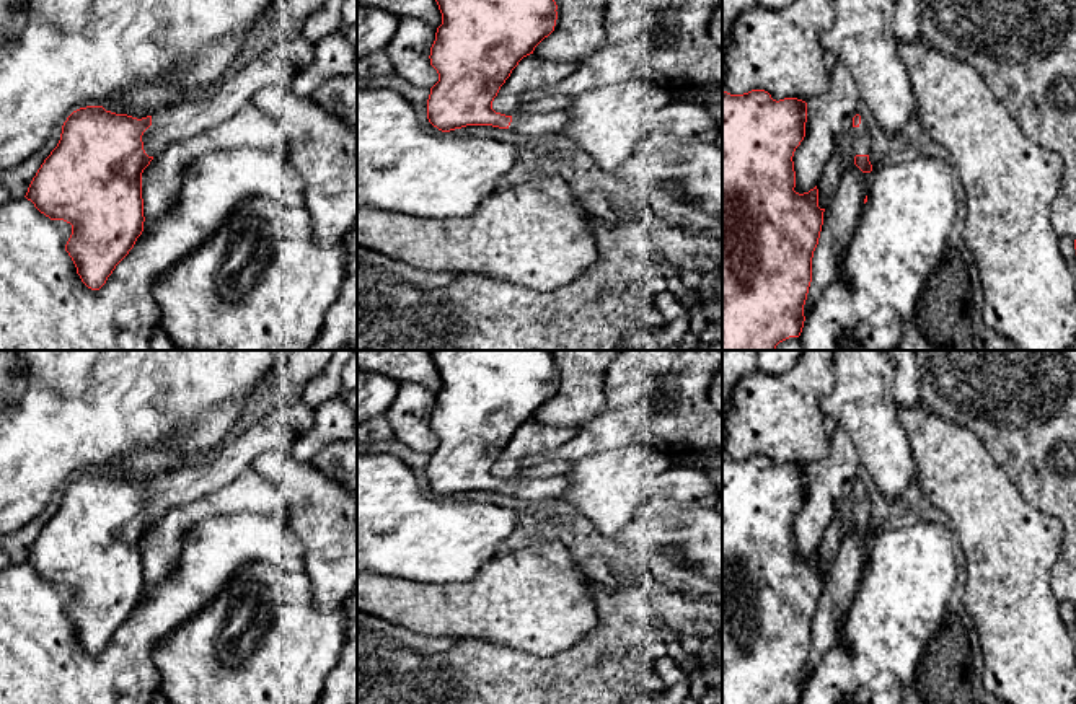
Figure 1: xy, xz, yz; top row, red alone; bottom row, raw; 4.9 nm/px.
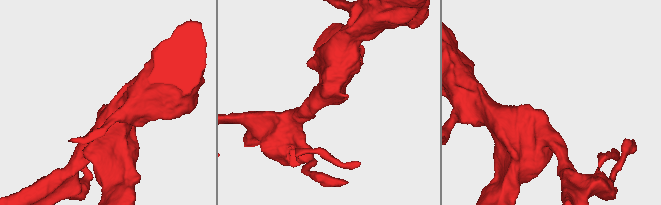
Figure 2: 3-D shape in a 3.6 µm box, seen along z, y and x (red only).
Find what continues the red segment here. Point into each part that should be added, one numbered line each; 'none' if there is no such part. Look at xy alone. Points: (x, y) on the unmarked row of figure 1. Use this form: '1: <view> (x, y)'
1: xy (276, 429)

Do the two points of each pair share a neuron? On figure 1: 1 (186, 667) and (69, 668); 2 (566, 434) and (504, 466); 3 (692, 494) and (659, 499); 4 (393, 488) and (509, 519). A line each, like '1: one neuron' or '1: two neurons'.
1: two neurons
2: one neuron
3: one neuron
4: one neuron

